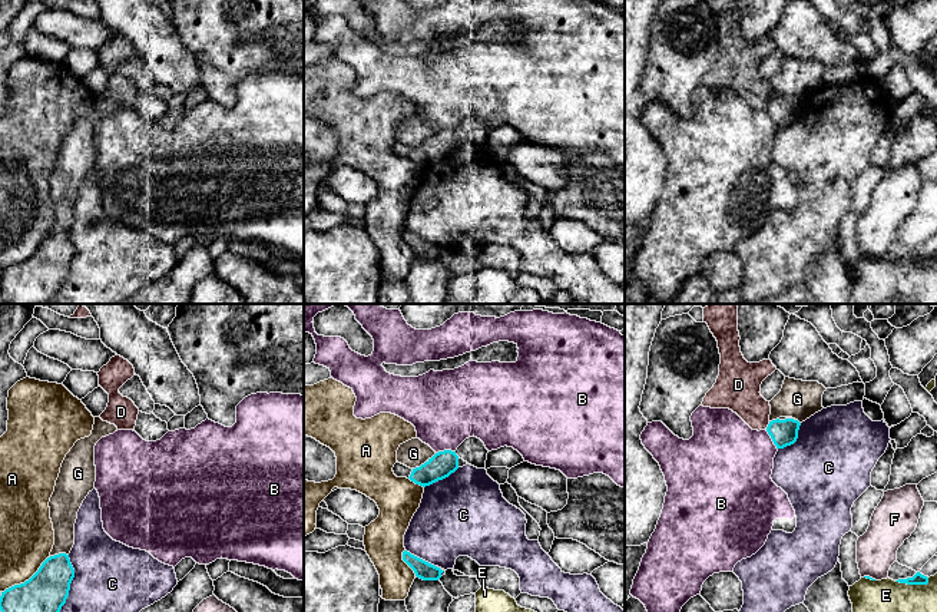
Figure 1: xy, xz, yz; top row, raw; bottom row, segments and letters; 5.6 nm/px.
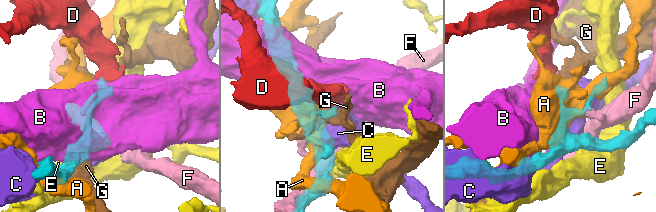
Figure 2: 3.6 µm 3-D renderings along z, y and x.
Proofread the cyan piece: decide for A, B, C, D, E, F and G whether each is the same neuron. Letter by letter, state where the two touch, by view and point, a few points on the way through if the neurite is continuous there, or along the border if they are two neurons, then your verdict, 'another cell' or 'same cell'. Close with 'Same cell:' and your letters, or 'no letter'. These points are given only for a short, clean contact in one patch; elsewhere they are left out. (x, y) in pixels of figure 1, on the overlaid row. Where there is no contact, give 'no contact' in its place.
A: meets cyan in xy at (26, 581); another cell
B: meets cyan in xz at (444, 450); another cell
C: meets cyan in xy at (70, 582); another cell
D: meets cyan in yz at (768, 426); border along yz (770, 422), (765, 429); another cell
E: meets cyan in yz at (913, 584); another cell
F: meets cyan in yz at (868, 576); another cell
G: meets cyan in xz at (426, 462); another cell
Same cell: no letter

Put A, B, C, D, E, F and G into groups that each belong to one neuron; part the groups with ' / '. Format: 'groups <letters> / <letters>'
groups A / B / C / D / E / F / G

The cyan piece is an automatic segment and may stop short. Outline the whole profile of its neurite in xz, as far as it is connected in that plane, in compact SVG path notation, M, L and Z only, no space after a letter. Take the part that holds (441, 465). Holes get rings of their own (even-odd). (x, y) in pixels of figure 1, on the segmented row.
M444 450L436 453L420 467L413 469L410 480L423 487L448 477L458 469L458 456L456 451Z

